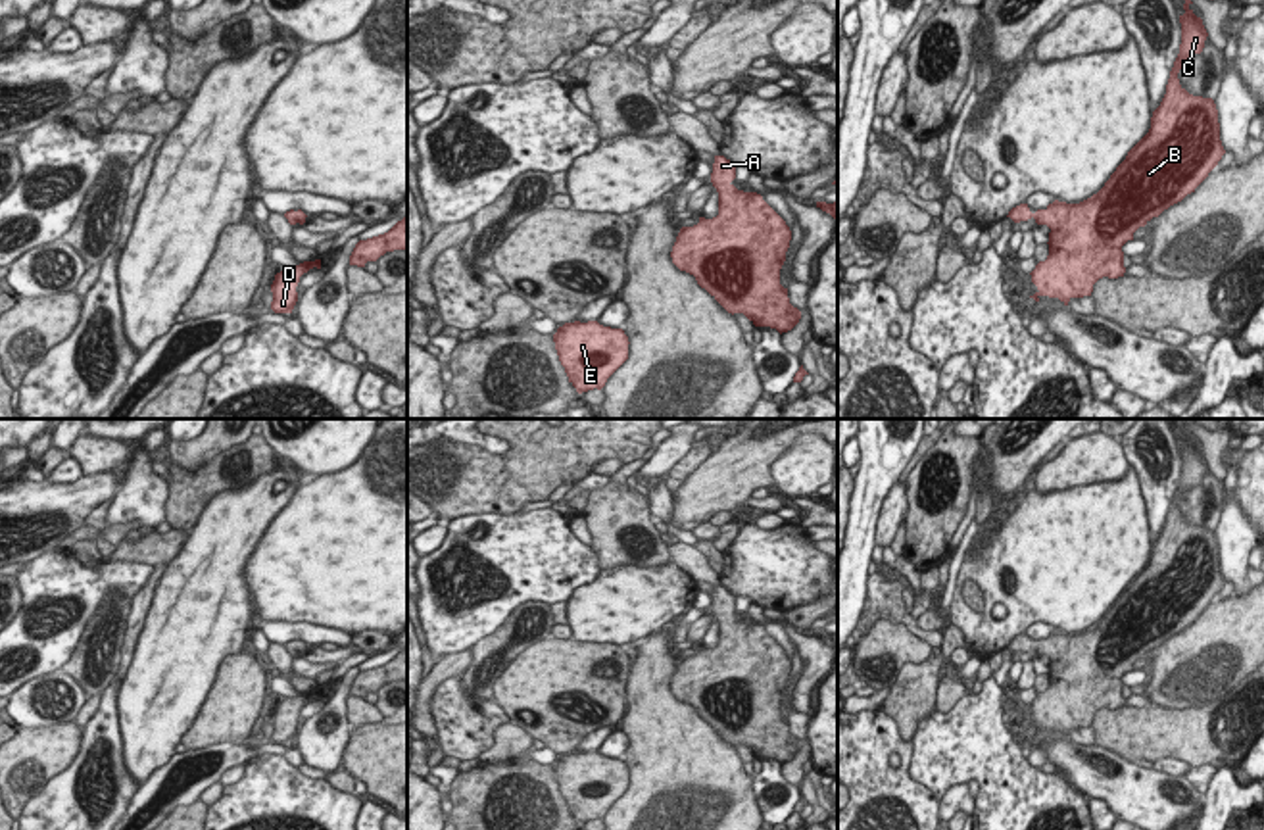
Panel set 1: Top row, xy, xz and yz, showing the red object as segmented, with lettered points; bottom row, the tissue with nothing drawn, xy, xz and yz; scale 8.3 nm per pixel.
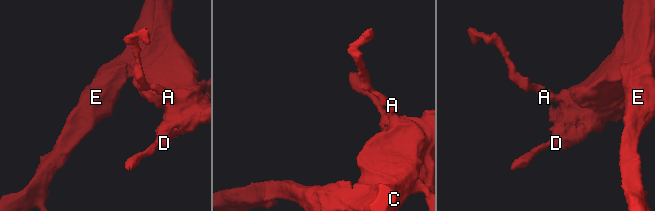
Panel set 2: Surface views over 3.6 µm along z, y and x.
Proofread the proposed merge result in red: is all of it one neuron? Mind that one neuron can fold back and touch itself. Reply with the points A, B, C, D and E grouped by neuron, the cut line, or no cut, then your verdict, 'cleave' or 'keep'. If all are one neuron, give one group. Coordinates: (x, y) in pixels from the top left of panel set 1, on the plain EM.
A B C D E | no cut | keep

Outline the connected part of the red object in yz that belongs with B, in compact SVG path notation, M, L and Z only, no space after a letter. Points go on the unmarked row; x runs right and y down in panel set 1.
M1183 425L1181 475L1179 484L1170 501L1166 525L1153 542L1149 563L1128 582L1126 590L1116 598L1105 617L1080 634L1055 630L1045 640L1030 642L1028 634L1020 634L1009 642L1014 653L1035 649L1047 655L1049 686L1030 703L1037 722L1030 728L1039 732L1041 726L1058 728L1064 736L1072 728L1091 726L1093 715L1103 709L1124 707L1122 676L1133 671L1133 663L1158 647L1170 636L1181 632L1187 624L1208 607L1226 584L1220 571L1218 540L1212 528L1189 525L1178 509L1183 492L1201 484L1208 467L1203 450L1189 438L1193 432Z

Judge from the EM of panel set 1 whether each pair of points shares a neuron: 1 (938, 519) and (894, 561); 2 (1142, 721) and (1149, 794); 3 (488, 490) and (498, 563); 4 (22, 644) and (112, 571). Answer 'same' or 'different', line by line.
1: different
2: different
3: different
4: same

